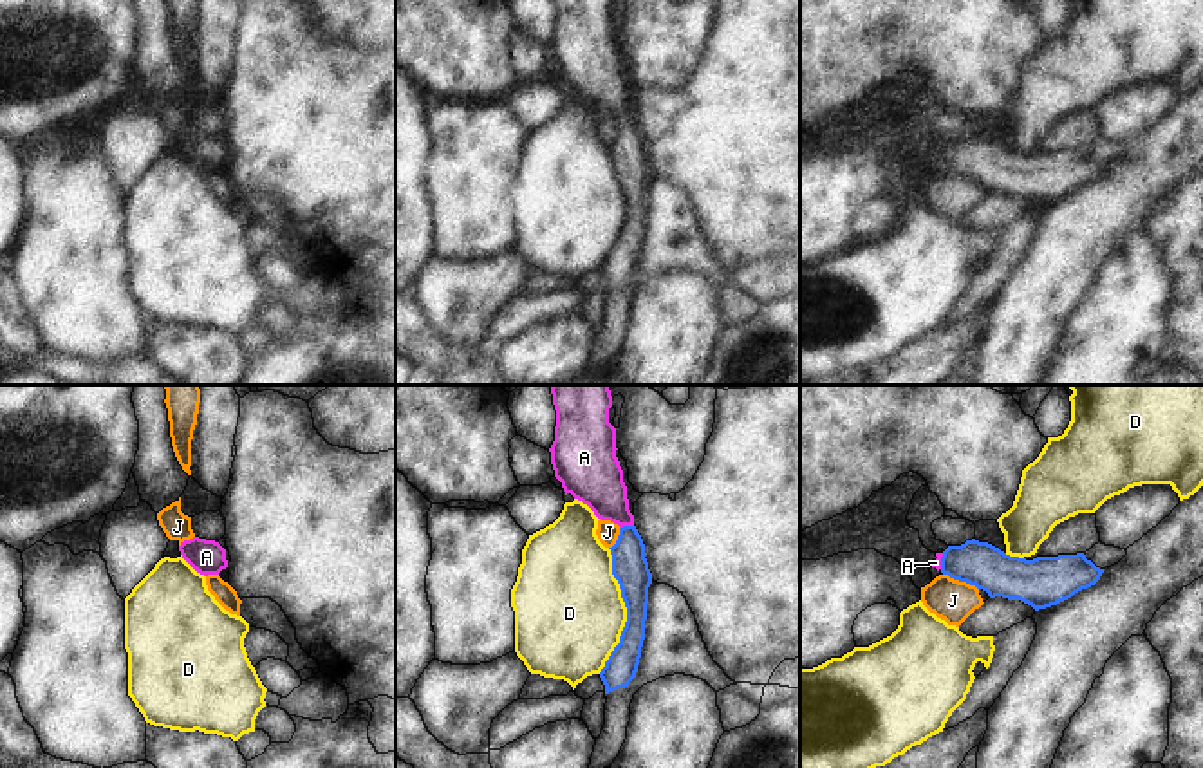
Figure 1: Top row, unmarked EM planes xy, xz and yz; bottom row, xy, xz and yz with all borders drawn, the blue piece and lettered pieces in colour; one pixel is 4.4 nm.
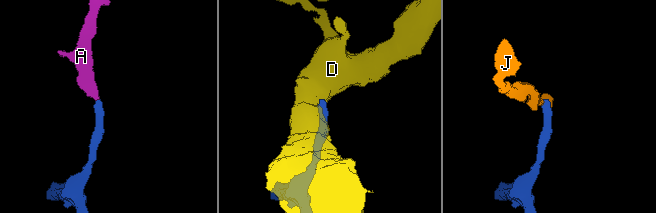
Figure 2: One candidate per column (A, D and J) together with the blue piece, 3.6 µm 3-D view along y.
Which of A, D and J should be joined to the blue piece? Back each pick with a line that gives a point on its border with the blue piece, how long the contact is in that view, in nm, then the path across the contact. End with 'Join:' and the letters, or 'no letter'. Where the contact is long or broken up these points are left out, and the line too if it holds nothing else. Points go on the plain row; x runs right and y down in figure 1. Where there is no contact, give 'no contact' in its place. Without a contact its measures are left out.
A: meets blue in xz at (625, 121); contact 70 nm long; runs through xz (629, 161), (625, 121), (596, 74)
Join: A

